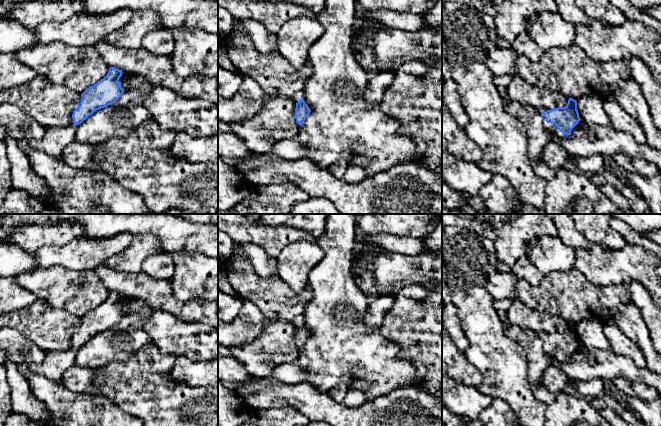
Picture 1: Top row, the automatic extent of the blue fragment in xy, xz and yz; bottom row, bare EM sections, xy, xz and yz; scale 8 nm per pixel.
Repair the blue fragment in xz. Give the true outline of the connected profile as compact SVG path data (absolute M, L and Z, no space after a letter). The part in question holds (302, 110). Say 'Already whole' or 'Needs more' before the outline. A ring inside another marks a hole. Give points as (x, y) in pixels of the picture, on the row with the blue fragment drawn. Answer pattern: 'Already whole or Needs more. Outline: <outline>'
Needs more. Outline: M247 36L227 37L227 53L233 66L241 73L254 79L263 89L265 94L277 97L292 99L296 103L295 119L300 125L303 125L311 110L305 103L302 93L307 79L313 74L313 68L308 61L302 68L294 68L277 51L265 55L256 51L253 43Z

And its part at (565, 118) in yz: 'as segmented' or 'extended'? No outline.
extended

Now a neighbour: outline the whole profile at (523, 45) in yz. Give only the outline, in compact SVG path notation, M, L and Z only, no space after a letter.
M523 31L515 36L511 48L519 55L524 56L531 62L538 62L543 54L541 48Z

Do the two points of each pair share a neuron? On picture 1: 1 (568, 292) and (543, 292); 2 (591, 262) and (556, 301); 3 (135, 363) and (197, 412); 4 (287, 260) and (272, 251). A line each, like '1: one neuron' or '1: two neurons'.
1: one neuron
2: two neurons
3: one neuron
4: two neurons

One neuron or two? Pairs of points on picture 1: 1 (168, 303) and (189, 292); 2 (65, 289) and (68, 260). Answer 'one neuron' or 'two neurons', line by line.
1: two neurons
2: two neurons

